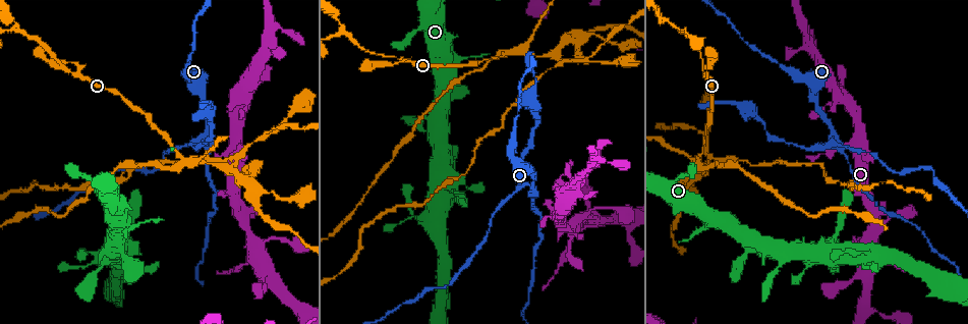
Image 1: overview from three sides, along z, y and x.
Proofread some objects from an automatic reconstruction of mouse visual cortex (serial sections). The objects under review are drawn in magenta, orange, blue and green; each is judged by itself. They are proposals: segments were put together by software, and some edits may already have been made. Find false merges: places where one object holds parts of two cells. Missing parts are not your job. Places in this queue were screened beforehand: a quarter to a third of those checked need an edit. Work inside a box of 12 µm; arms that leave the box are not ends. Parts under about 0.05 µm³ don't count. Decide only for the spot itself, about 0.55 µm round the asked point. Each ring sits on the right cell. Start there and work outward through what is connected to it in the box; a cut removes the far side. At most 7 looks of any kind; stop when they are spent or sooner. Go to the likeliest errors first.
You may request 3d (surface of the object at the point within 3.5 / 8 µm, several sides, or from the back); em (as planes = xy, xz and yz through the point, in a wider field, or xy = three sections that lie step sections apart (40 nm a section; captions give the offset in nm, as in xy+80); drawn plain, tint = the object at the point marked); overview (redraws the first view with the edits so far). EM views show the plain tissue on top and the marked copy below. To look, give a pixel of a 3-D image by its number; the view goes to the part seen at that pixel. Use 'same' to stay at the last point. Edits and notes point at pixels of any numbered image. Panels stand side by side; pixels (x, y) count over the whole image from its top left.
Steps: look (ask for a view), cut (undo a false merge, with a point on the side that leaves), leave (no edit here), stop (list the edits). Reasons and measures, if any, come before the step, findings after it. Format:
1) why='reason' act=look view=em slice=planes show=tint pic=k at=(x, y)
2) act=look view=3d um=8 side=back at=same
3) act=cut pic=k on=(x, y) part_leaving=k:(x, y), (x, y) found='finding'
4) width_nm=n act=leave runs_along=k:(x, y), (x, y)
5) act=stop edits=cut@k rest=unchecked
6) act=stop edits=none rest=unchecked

why='four arms meet' act=look view=em slice=planes show=tint pic=1 at=(701, 157)

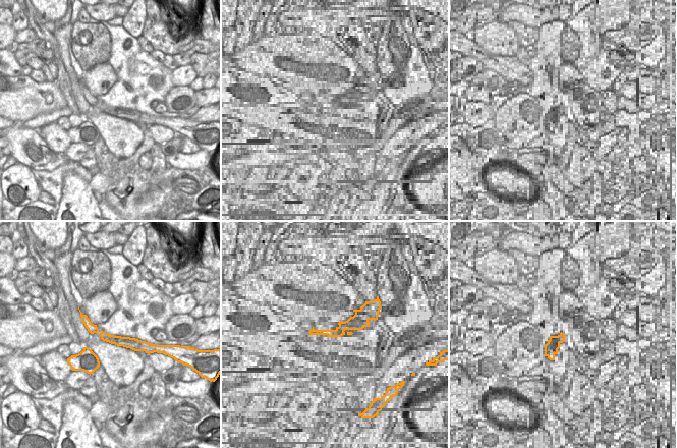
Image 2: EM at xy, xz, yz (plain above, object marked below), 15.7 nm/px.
act=look view=3d um=3.5 at=same

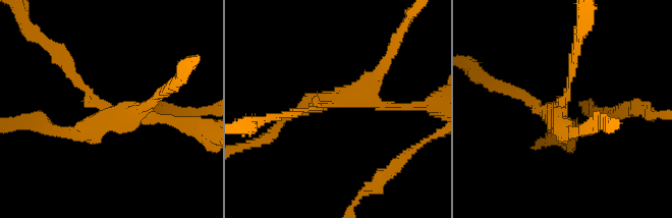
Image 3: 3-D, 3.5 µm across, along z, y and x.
arms=4 act=cut pic=3 on=(524, 98) found='a second cell is stuck on'

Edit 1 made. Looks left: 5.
why='see it whole again' act=look view=overview

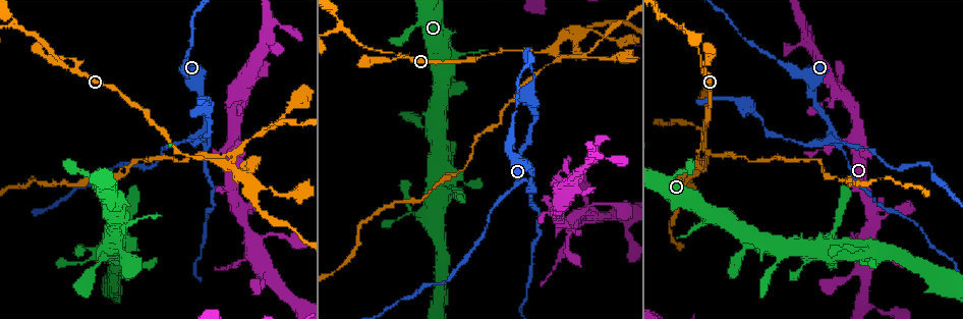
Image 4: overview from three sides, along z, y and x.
why='branch point' act=look view=3d um=3.5 side=back pic=4 at=(259, 133)

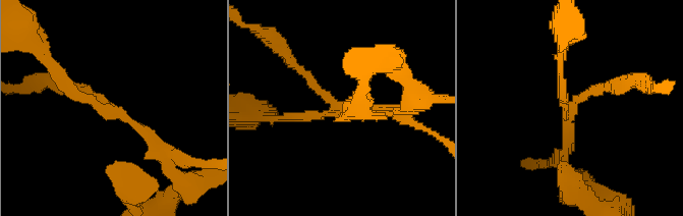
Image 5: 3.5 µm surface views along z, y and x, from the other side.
arms=3 arm_widths_nm=150,150,150 act=look view=em slice=xy step=5 show=tint pic=5 at=(569, 111)

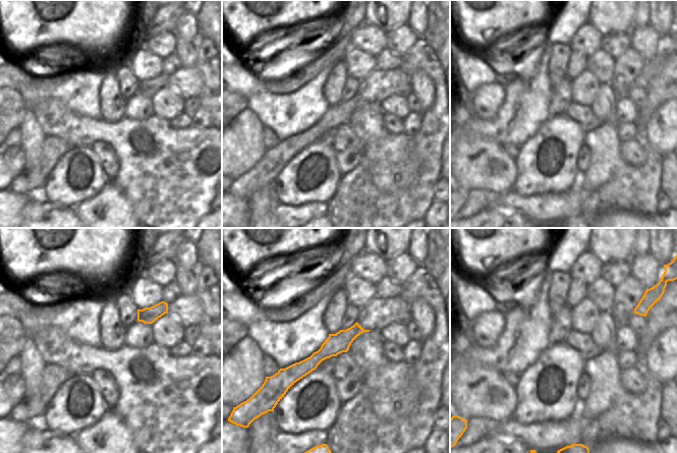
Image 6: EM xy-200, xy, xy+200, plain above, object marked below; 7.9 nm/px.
width_nm=160 act=cut pic=5 on=(311, 84) part_leaving=5:(406, 115), (418, 126), (441, 140) found='a second cell is stuck on'

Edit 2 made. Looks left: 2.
why='thick turns thin' act=look view=3d um=3.5 pic=4 at=(192, 136)

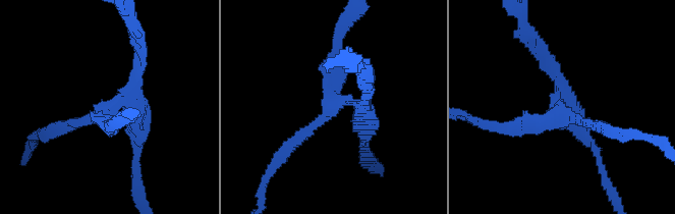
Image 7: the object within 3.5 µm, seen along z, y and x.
arms=3 arm_widths_nm=150,200,250 why='now the EM' act=look view=em slice=xy step=3 show=tint pic=7 at=(107, 111)

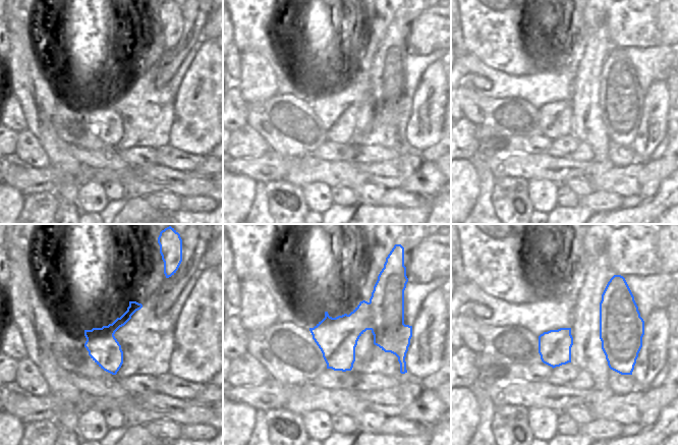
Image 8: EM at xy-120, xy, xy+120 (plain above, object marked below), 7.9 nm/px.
act=cut pic=7 on=(545, 125) part_leaving=7:(557, 92), (547, 123), (492, 126) found='two cells meet here'

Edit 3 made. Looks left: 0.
act=stop edits=cut@3,cut@5,cut@7 rest=unchecked

